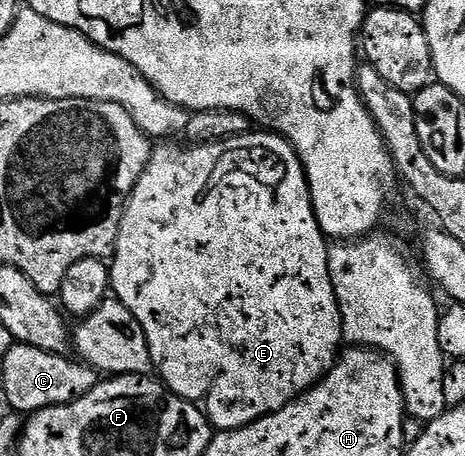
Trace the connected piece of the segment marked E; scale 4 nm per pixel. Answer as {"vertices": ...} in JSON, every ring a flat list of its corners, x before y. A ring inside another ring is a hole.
{"vertices":[[252,132,244,134,242,138,226,138,223,143,205,142,183,145,184,147,178,146,179,144,178,141,167,140,152,149,145,172,127,198,119,239,109,262,109,286,118,302,125,304,125,308,133,312,137,324,141,324,149,344,151,365,163,385,177,397,201,404,203,413,216,431,239,430,242,426,264,418,266,414,285,408,296,398,312,390,339,360,345,339,337,296,333,292,329,276,329,242,315,219,311,189,303,165,299,162,294,148,280,134]]}

